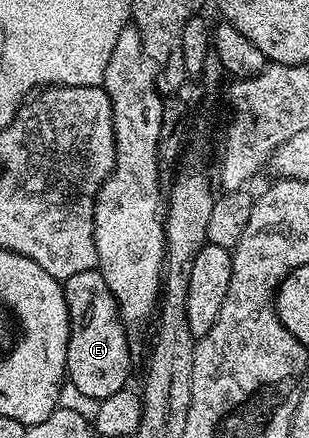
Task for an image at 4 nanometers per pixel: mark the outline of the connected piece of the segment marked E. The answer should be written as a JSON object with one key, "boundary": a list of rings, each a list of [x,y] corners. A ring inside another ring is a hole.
{"boundary":[[[97,269],[80,271],[64,282],[66,290],[66,306],[70,316],[70,338],[66,352],[66,377],[74,384],[74,389],[82,397],[91,397],[94,403],[116,395],[116,391],[127,388],[130,377],[130,341],[126,338],[127,326],[123,325],[118,315],[118,304],[104,283],[102,274]]]}

